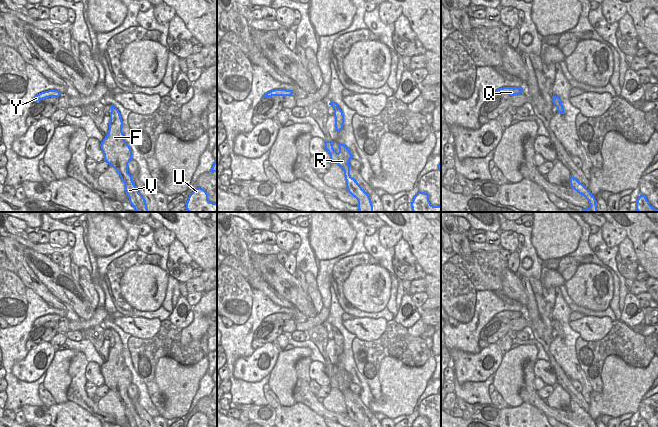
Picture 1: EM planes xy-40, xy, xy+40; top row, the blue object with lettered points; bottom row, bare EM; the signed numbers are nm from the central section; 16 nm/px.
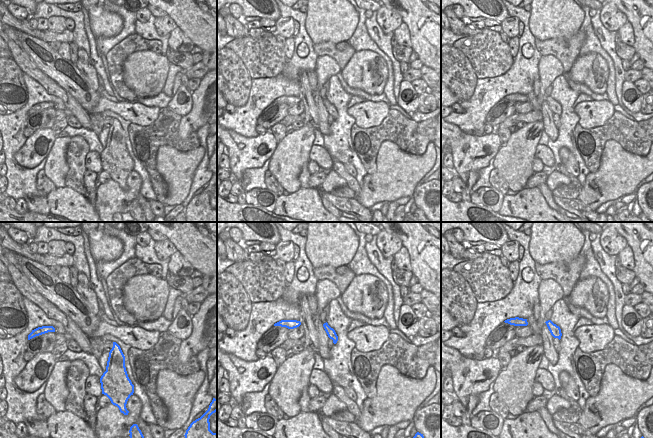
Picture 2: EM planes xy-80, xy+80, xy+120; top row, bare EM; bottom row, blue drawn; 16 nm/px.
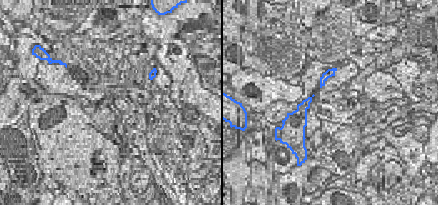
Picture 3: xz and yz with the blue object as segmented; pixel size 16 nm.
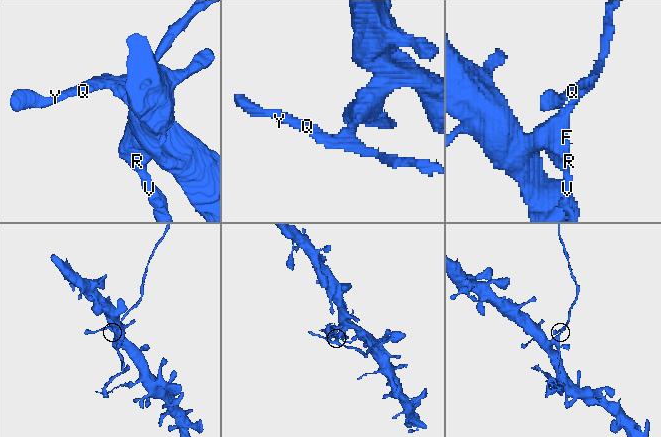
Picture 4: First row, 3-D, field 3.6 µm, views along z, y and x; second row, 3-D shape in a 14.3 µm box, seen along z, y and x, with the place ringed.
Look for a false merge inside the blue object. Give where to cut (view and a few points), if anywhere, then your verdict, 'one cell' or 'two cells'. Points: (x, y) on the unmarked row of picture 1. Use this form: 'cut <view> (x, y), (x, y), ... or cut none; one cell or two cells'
cut xy (339, 331), (334, 337); two cells

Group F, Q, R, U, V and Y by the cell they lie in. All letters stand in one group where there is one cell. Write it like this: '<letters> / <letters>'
F R U V / Q Y

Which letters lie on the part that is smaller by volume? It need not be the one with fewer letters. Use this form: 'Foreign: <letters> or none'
Foreign: Q, Y.

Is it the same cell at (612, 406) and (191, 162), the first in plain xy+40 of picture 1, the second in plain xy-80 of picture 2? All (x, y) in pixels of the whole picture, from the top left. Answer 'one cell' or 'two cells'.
one cell

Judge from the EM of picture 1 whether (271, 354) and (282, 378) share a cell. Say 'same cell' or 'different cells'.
different cells

